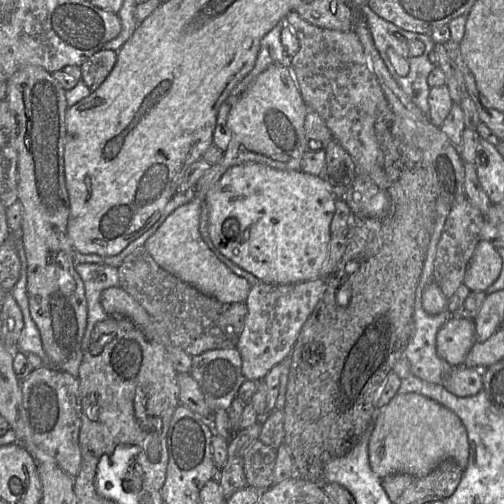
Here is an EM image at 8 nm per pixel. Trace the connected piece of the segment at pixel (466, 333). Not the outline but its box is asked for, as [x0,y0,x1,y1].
[437,317,474,367]

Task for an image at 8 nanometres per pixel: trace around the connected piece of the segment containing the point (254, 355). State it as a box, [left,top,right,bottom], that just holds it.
[236,278,323,380]

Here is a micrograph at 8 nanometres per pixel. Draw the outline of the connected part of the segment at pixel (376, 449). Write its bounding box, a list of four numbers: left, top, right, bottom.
[368,393,469,479]

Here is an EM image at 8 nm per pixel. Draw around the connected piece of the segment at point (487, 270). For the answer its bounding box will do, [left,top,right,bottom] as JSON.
[463,240,502,292]

